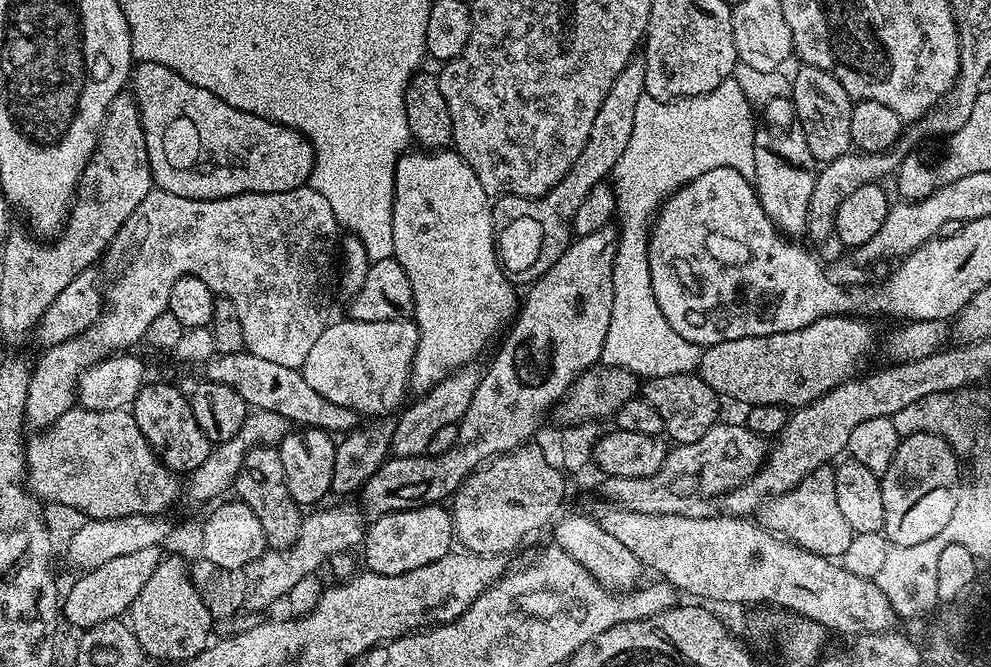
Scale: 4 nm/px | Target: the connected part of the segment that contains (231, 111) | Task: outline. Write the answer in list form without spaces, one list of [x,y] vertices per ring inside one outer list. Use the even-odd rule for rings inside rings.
[[[137,63],[130,77],[130,84],[131,87],[136,87],[134,100],[139,107],[140,118],[144,124],[150,120],[200,120],[200,128],[192,128],[192,136],[196,136],[196,144],[200,144],[200,148],[204,148],[204,152],[200,152],[200,156],[196,156],[196,160],[204,160],[204,164],[208,164],[208,168],[196,168],[196,172],[208,172],[208,176],[212,172],[216,172],[216,176],[212,176],[212,200],[242,195],[243,192],[284,194],[287,188],[296,188],[302,182],[304,184],[313,171],[312,144],[299,132],[264,120],[249,112],[238,110],[234,106],[222,102],[222,98],[210,94],[210,90],[194,86],[189,80],[182,78],[182,74],[178,74],[166,66]],[[208,120],[220,120],[220,128],[216,128],[216,140],[212,140],[212,136],[208,136],[208,132],[212,132],[212,128],[208,128]]]

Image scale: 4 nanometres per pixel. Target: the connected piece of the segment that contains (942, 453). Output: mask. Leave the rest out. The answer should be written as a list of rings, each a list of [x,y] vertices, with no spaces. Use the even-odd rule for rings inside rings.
[[[908,434],[901,439],[896,447],[896,459],[892,462],[891,471],[887,473],[884,488],[884,528],[893,545],[918,546],[918,542],[926,542],[946,530],[946,526],[951,522],[954,500],[949,489],[947,492],[942,485],[936,483],[945,479],[945,461],[949,456],[949,445],[939,435]],[[900,480],[920,480],[924,489],[921,492],[899,492]]]

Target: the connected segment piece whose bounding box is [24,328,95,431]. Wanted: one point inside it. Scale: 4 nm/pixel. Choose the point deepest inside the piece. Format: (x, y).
(52, 389)

